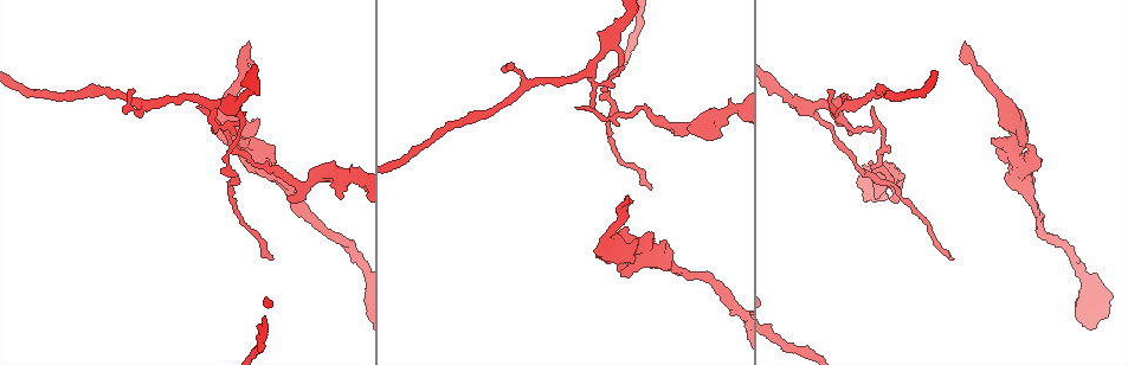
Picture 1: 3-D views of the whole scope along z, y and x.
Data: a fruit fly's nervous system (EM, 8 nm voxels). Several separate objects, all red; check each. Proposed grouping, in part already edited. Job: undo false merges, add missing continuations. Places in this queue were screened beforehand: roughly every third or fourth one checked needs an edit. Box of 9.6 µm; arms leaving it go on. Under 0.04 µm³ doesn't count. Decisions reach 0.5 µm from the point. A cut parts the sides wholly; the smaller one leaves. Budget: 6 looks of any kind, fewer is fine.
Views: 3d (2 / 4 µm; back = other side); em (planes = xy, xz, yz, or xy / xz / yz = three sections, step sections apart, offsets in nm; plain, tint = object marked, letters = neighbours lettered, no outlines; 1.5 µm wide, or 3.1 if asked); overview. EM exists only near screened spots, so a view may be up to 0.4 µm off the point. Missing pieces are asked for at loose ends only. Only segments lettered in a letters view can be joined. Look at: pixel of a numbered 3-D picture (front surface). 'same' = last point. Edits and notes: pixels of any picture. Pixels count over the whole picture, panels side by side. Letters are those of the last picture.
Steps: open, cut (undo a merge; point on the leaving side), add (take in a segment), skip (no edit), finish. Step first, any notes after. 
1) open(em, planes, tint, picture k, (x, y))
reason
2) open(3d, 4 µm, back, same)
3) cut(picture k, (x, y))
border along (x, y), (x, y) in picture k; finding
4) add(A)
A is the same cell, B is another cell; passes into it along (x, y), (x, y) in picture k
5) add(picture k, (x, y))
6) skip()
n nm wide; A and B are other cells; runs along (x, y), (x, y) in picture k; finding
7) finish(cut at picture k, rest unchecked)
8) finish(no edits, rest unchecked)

open(3d, 4 µm, picture 1, (882, 125))
abrupt turn

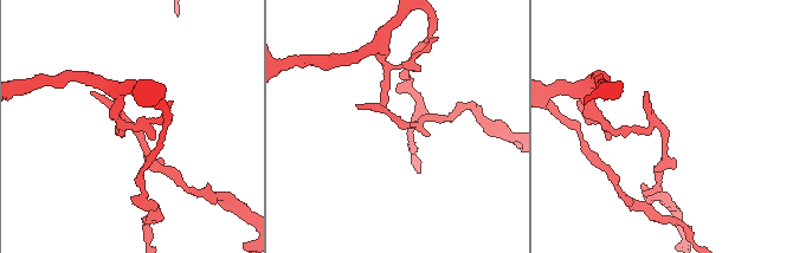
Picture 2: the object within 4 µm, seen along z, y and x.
open(em, planes, tint, picture 2, (392, 119))
need the tissue

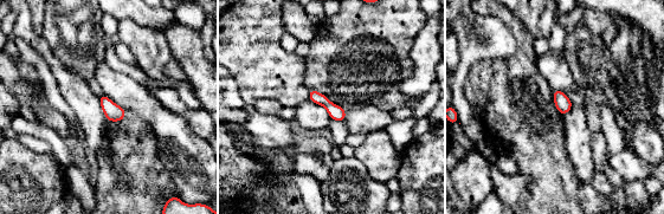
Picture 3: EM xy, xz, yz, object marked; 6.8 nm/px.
open(em, planes, letters, same)

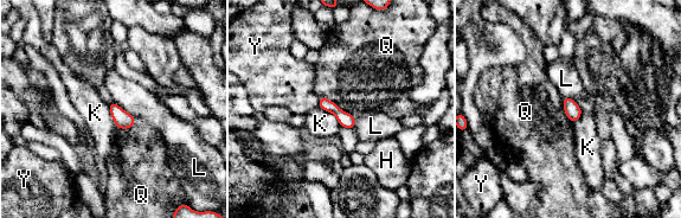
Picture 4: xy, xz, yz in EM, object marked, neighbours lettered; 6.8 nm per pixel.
cut(picture 4, (573, 110))
H, K, L, Q and Y are other cells; a second neuron is stuck on

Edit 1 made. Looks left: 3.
open(3d, 4 µm, picture 1, (250, 43))
tapers out

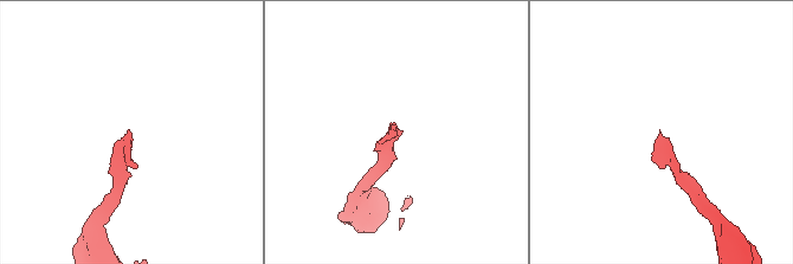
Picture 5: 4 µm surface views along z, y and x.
open(em, xy, step 8, letters, picture 5, (660, 132))

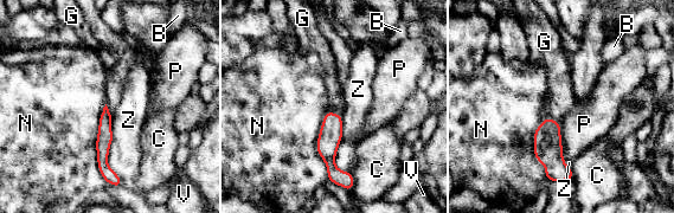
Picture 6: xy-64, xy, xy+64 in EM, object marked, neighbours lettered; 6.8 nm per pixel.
add(G)
G is the same cell, B, C, N, P, V and Z are other cells; the neuron continues

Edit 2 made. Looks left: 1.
open(em, planes, letters, picture 1, (1037, 161))
an open end

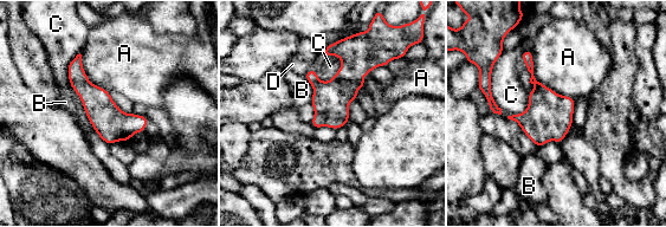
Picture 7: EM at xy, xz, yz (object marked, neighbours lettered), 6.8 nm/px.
skip()
240 nm wide; A, B, C and D are other cells; border along (529, 50), (532, 75), (574, 99) in picture 7; no lettered segment goes on from it

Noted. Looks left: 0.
finish(cut at picture 4, add at picture 6, rest unchecked)

